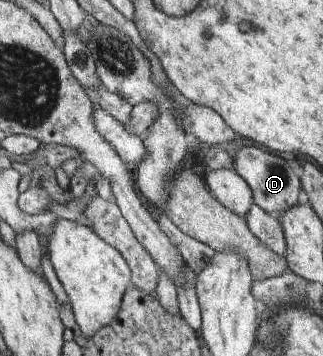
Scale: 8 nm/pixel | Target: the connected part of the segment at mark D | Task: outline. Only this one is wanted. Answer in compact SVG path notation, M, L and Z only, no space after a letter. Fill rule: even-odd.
M243 145L236 149L232 157L232 170L245 180L252 191L253 203L265 213L279 215L288 207L297 205L301 187L295 173L289 169L287 161L283 161L283 158L275 157L273 153L265 153L263 149L253 145Z

